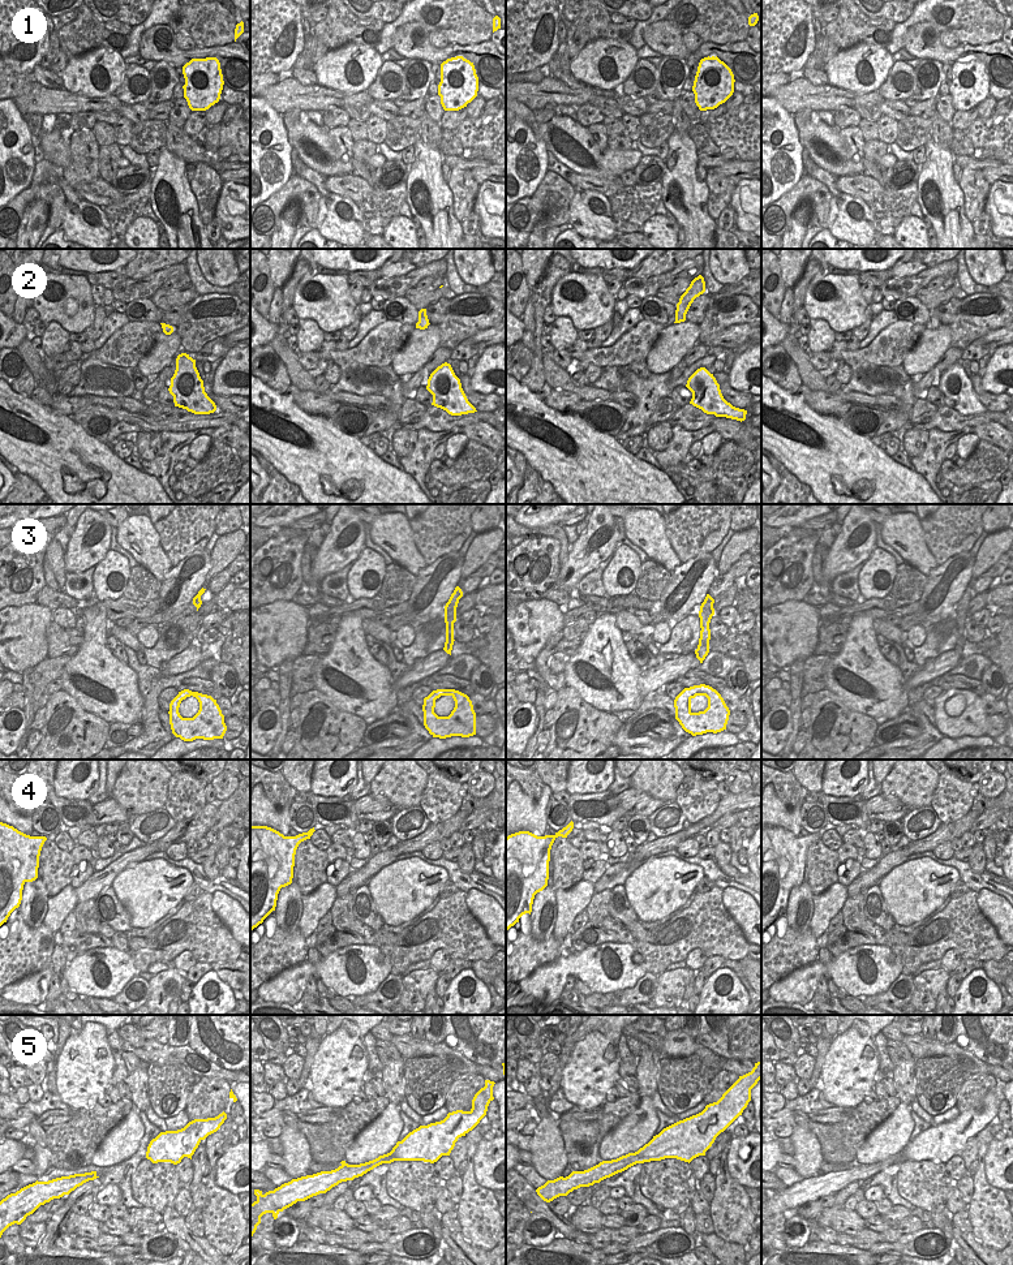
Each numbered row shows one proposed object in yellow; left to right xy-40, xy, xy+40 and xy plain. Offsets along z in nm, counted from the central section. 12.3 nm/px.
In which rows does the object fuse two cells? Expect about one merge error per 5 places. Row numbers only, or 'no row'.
2

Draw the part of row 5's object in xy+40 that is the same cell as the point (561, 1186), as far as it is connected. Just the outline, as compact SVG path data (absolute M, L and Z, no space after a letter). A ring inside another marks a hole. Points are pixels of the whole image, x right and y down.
M761 1060L755 1063L751 1072L739 1079L722 1094L722 1097L690 1118L679 1120L666 1128L635 1153L617 1159L602 1161L584 1170L572 1171L568 1176L548 1180L536 1189L546 1202L559 1196L567 1196L574 1189L589 1187L627 1170L636 1163L677 1158L691 1162L712 1146L716 1137L724 1132L747 1107L751 1101L751 1089L761 1079Z

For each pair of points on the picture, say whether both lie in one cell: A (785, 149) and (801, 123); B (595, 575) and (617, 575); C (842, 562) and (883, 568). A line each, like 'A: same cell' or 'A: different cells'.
A: different cells
B: different cells
C: different cells

